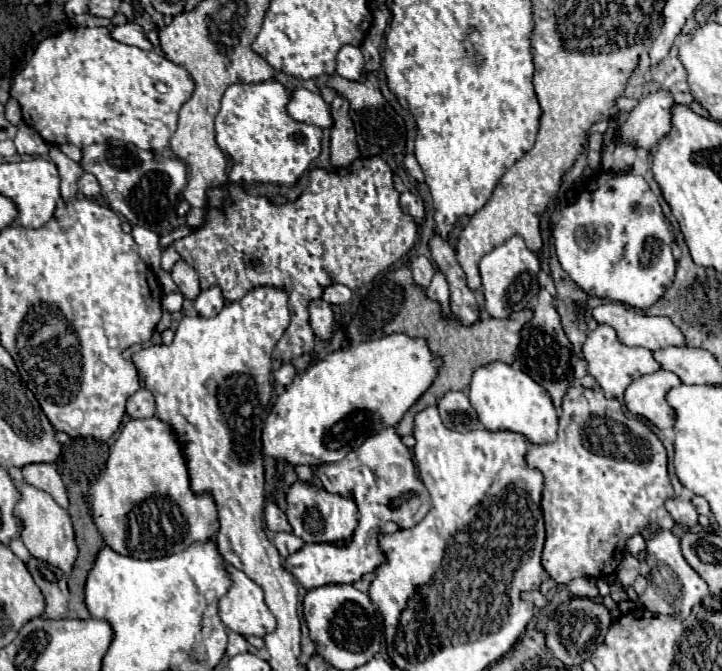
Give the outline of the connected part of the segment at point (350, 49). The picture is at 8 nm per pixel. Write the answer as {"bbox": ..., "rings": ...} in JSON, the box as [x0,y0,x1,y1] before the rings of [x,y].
{"bbox":[336,46,364,80],"rings":[[[342,46],[338,56],[336,56],[336,74],[346,78],[346,80],[360,80],[362,68],[364,68],[364,58],[360,48],[356,46]]]}

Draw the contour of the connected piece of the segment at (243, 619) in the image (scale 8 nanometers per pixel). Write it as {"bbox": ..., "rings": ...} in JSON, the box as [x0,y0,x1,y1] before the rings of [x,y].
{"bbox":[218,566,276,636],"rings":[[[228,566],[232,586],[218,600],[220,620],[226,628],[242,636],[264,636],[276,626],[274,616],[264,604],[264,594],[258,584],[254,584],[242,570]]]}

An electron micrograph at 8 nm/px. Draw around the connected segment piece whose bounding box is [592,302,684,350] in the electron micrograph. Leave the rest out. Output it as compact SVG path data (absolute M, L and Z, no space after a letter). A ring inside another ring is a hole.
M602 304L594 308L592 318L598 324L608 324L616 330L616 336L626 346L642 346L658 350L666 346L682 346L684 336L680 330L662 316L638 314L624 304Z

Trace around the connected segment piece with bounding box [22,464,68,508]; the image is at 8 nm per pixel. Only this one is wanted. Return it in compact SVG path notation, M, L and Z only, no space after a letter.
M28 464L22 468L22 474L24 482L48 492L58 504L62 504L62 508L68 508L68 496L54 464Z

